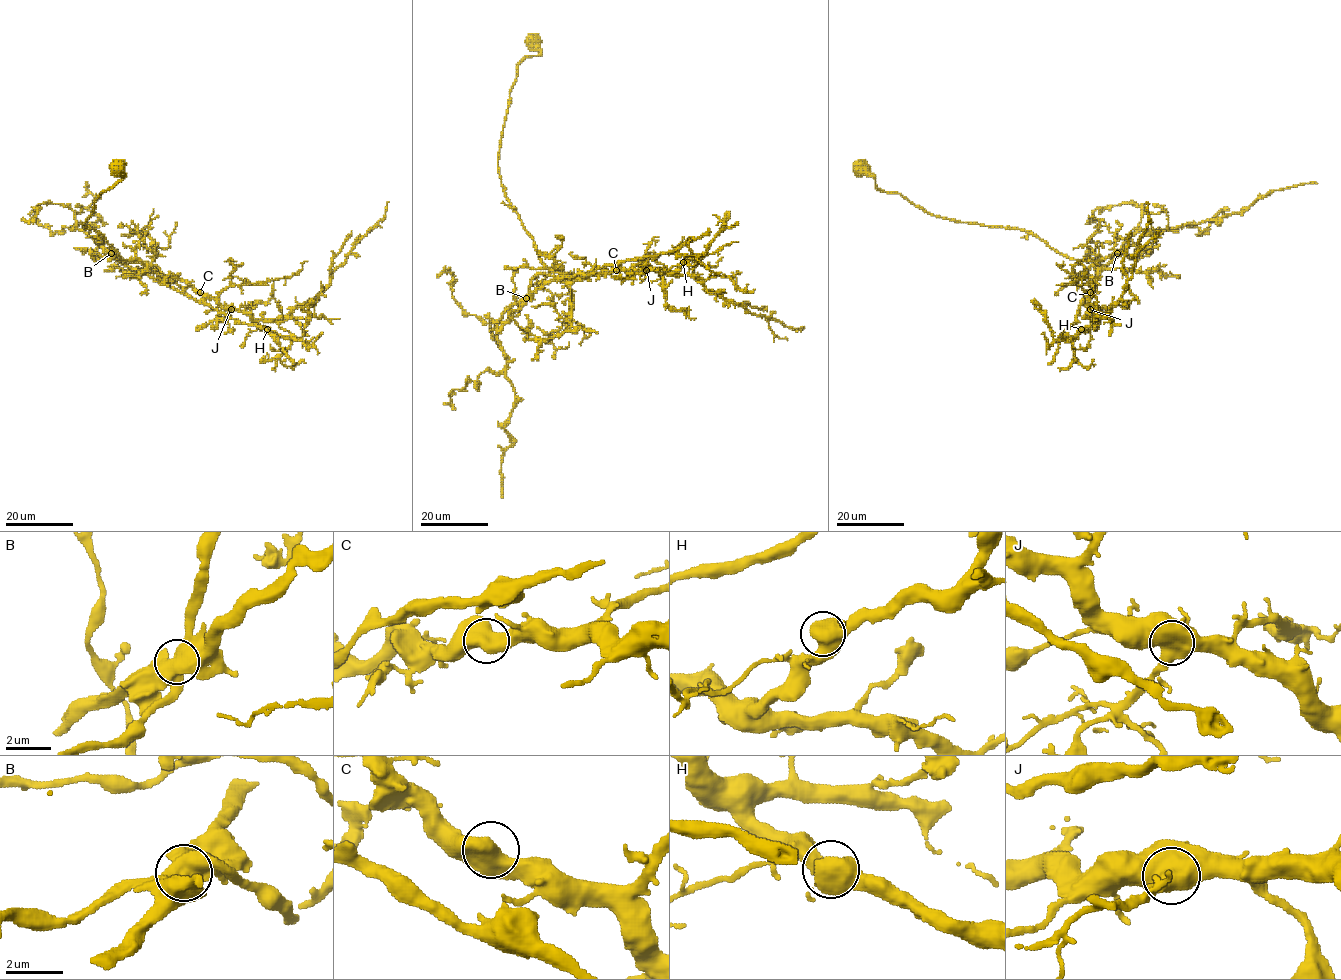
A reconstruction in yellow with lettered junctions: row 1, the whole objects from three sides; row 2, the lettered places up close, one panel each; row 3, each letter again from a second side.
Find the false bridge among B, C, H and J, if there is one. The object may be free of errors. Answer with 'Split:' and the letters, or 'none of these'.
Split: B

